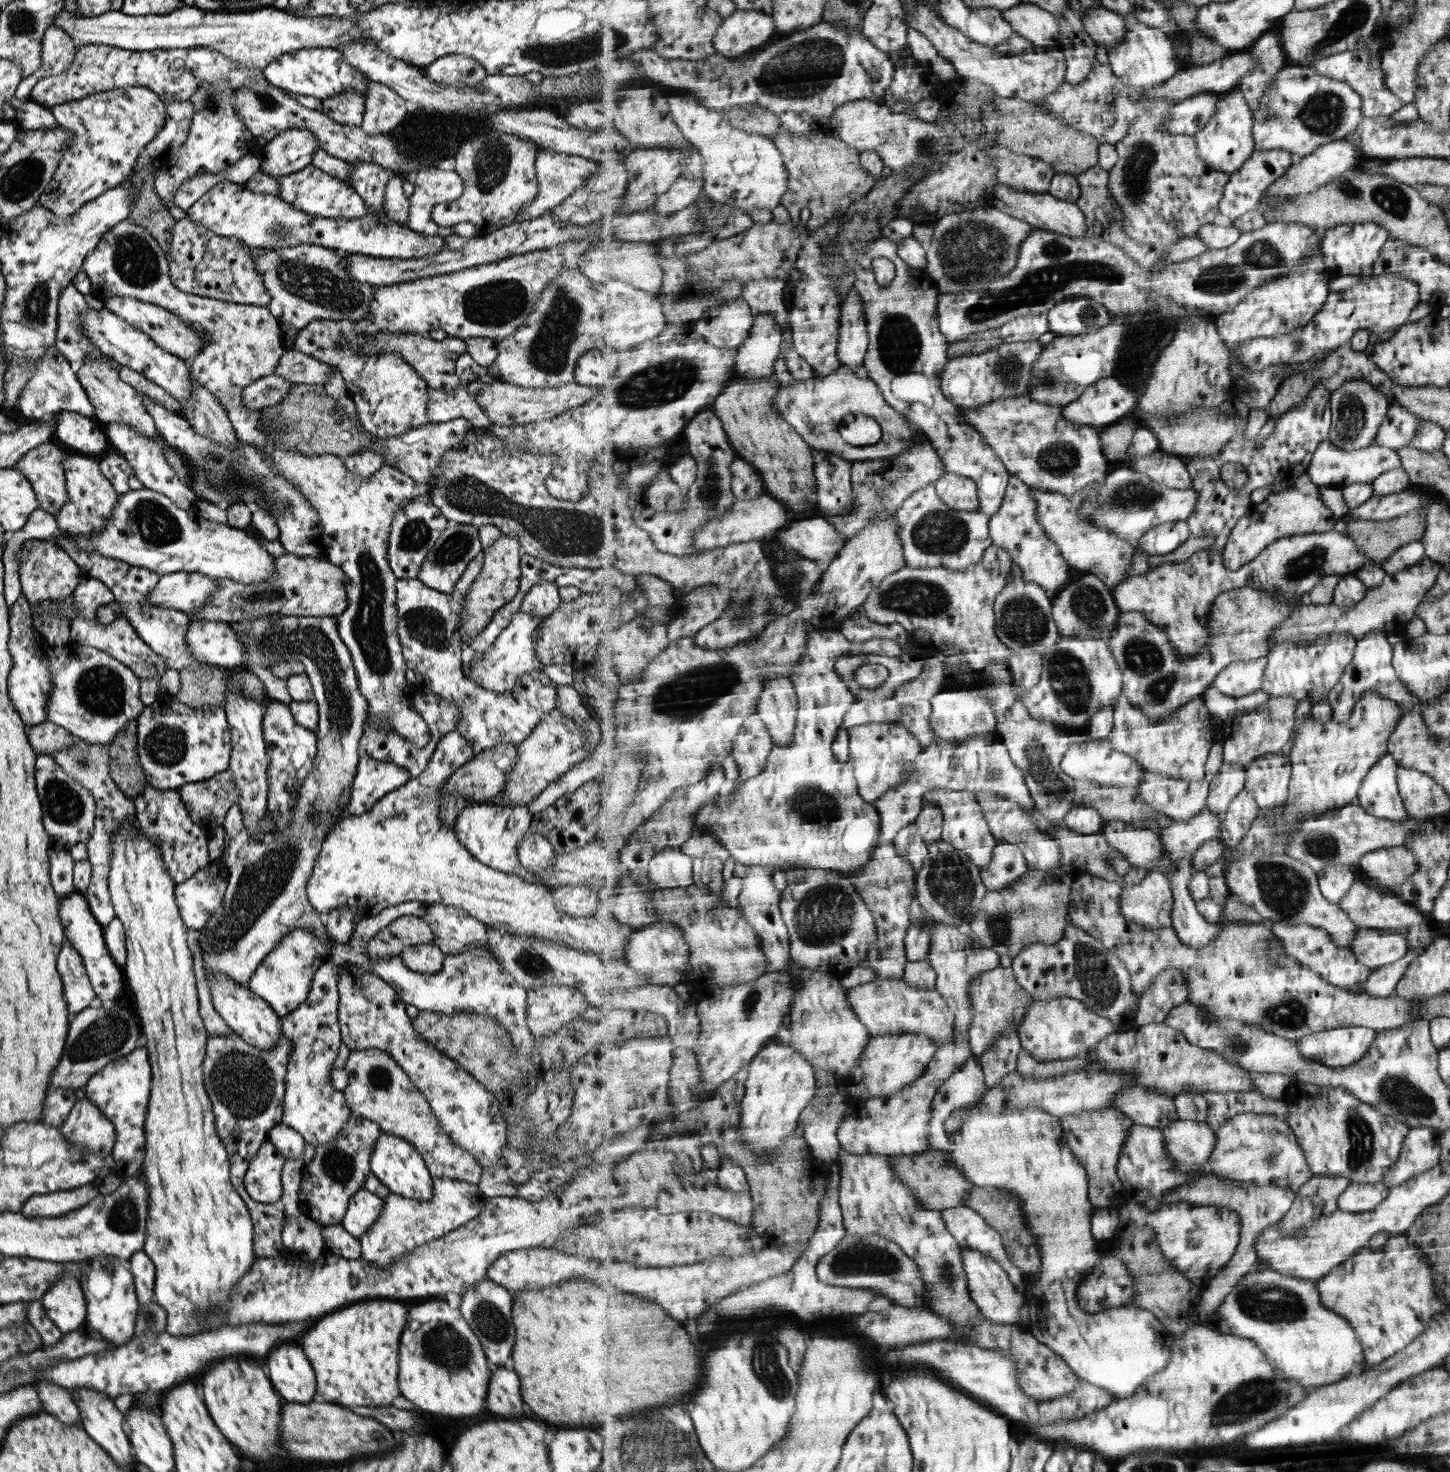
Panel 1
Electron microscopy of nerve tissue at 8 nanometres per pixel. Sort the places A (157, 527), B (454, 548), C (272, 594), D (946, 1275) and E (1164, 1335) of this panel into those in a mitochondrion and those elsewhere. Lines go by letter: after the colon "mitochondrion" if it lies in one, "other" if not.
A: mitochondrion
B: mitochondrion
C: mitochondrion
D: mitochondrion
E: other

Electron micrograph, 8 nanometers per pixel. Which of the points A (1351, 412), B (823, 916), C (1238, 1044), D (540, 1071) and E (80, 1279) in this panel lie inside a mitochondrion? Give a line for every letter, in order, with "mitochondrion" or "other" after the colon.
A: mitochondrion
B: mitochondrion
C: mitochondrion
D: other
E: other

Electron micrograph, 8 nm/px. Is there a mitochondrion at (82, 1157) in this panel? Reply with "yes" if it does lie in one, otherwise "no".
no

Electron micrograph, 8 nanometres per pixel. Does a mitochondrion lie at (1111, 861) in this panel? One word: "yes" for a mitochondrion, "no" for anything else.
yes

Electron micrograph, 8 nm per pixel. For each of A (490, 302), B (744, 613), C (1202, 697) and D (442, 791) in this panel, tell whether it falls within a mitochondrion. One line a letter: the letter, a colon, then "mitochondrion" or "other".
A: mitochondrion
B: mitochondrion
C: other
D: other

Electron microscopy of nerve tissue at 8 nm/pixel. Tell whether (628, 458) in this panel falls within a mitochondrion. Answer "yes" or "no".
no

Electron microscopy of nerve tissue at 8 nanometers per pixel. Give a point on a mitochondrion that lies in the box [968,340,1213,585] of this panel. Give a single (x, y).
(1132, 494)

